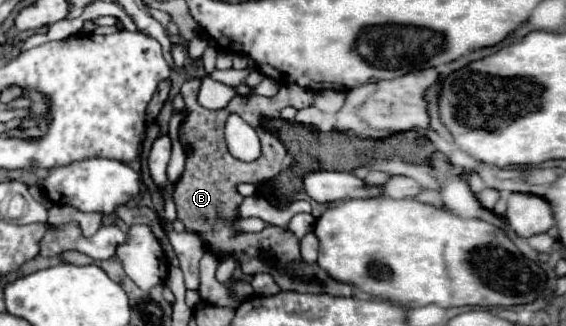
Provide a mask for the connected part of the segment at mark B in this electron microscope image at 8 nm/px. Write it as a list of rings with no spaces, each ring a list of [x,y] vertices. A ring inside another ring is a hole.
[[[201,78],[185,80],[185,84],[181,86],[181,94],[185,98],[185,106],[189,110],[189,116],[179,126],[179,140],[181,140],[183,148],[191,146],[193,152],[187,154],[185,172],[177,180],[175,192],[173,192],[179,220],[185,224],[187,230],[199,232],[205,238],[207,246],[213,252],[217,252],[221,258],[235,256],[241,262],[243,272],[247,272],[247,274],[253,274],[253,258],[263,258],[263,272],[271,272],[283,290],[357,298],[361,292],[355,286],[337,282],[331,276],[327,276],[319,268],[319,264],[305,264],[301,260],[299,240],[293,236],[293,232],[289,232],[289,230],[283,232],[277,226],[269,226],[259,234],[233,232],[233,222],[237,220],[239,202],[243,200],[237,194],[235,184],[239,184],[239,182],[249,182],[249,184],[255,182],[257,184],[261,180],[267,180],[269,174],[279,174],[283,168],[287,168],[291,164],[291,156],[275,134],[269,134],[263,128],[257,128],[259,138],[261,138],[261,146],[263,146],[261,156],[253,162],[241,162],[241,160],[233,158],[227,152],[227,144],[223,138],[225,120],[231,114],[231,110],[229,108],[221,108],[221,110],[201,108],[201,104],[197,102],[199,86],[201,86]],[[271,260],[273,260],[273,266],[271,266]]]

